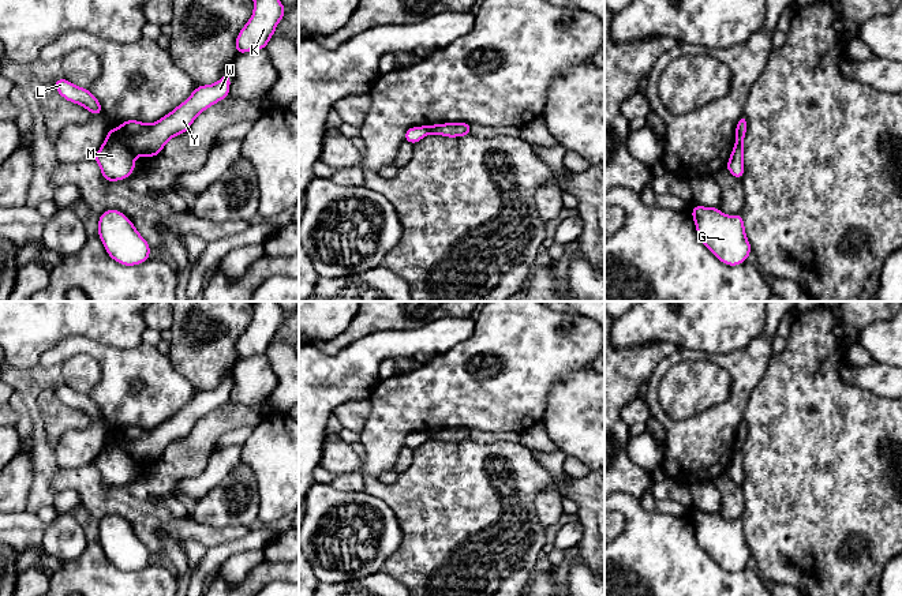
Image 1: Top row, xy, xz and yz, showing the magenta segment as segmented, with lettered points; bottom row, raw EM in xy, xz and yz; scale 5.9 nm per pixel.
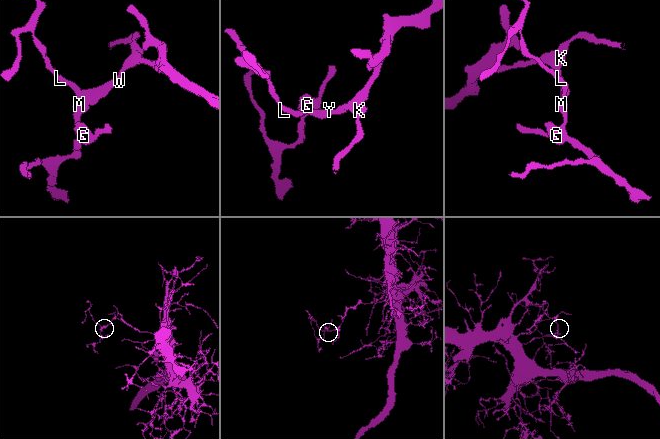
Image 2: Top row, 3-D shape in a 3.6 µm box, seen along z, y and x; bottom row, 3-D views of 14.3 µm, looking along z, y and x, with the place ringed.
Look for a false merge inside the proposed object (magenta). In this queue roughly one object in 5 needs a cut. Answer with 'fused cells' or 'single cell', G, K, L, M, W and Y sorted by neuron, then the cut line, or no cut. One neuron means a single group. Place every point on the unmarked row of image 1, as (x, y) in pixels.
fused cells; groups G L M / K W Y; cut xy (115, 437), (135, 460)

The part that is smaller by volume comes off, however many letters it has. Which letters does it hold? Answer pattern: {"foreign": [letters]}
{"foreign": ["G", "L", "M"]}

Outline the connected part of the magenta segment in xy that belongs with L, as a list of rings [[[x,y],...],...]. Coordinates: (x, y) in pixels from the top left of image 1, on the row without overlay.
[[[64,383],[55,386],[53,391],[63,404],[85,412],[90,417],[90,420],[102,419],[100,406],[87,394],[78,393]]]

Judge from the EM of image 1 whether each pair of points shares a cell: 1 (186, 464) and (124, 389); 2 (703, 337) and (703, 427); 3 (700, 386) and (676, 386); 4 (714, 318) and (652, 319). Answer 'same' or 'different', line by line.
1: different
2: different
3: same
4: same

